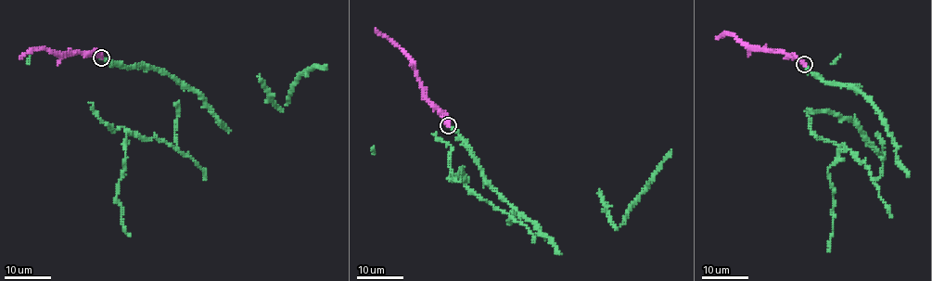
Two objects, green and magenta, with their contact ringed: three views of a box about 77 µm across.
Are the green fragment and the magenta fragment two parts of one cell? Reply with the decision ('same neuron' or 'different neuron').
same neuron

